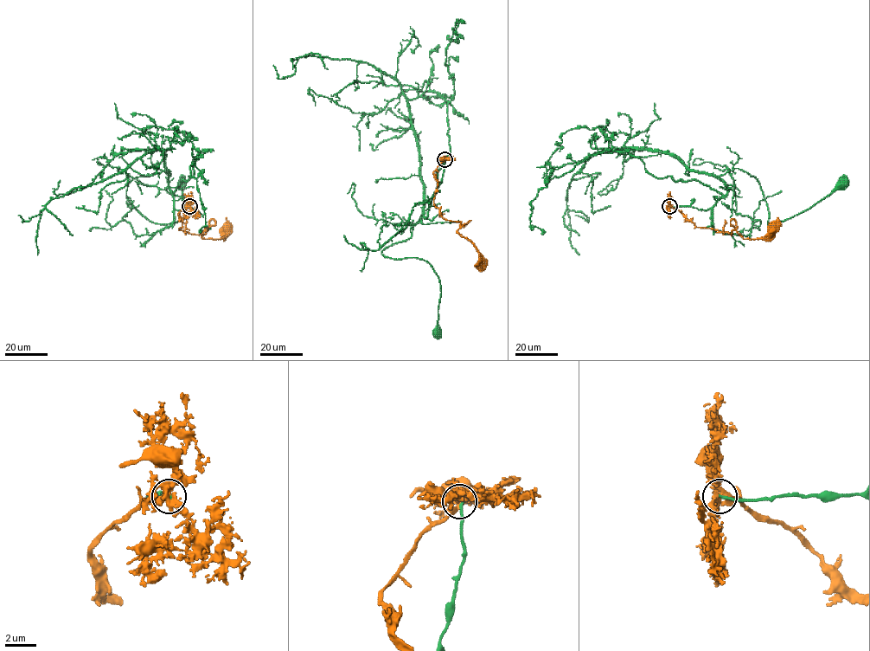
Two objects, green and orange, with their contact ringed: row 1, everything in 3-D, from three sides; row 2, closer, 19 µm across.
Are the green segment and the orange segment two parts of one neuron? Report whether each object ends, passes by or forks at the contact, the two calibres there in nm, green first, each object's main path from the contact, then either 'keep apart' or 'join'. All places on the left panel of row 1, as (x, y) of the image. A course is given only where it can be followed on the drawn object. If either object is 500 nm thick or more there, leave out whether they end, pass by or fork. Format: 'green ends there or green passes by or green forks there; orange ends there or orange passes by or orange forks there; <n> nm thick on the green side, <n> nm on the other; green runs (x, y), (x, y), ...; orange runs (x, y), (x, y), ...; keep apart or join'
green ends there; orange forks there; 170 nm thick on the green side, 360 nm on the other; green runs (188, 206), (173, 208), (159, 168), (133, 178), (126, 196), (152, 222), (171, 224), (185, 216), (182, 183); orange runs (188, 206), (178, 214), (179, 228), (201, 234), (213, 219), (201, 236), (214, 239), (222, 239), (227, 228); keep apart

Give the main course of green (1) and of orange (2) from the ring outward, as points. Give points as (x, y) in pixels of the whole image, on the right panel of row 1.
1: (670, 206), (709, 209), (727, 192), (719, 177), (738, 168), (756, 178), (770, 224), (804, 211), (841, 183)
2: (669, 206), (696, 227), (730, 234), (736, 228), (731, 224), (732, 219), (743, 238), (762, 239), (773, 228)

